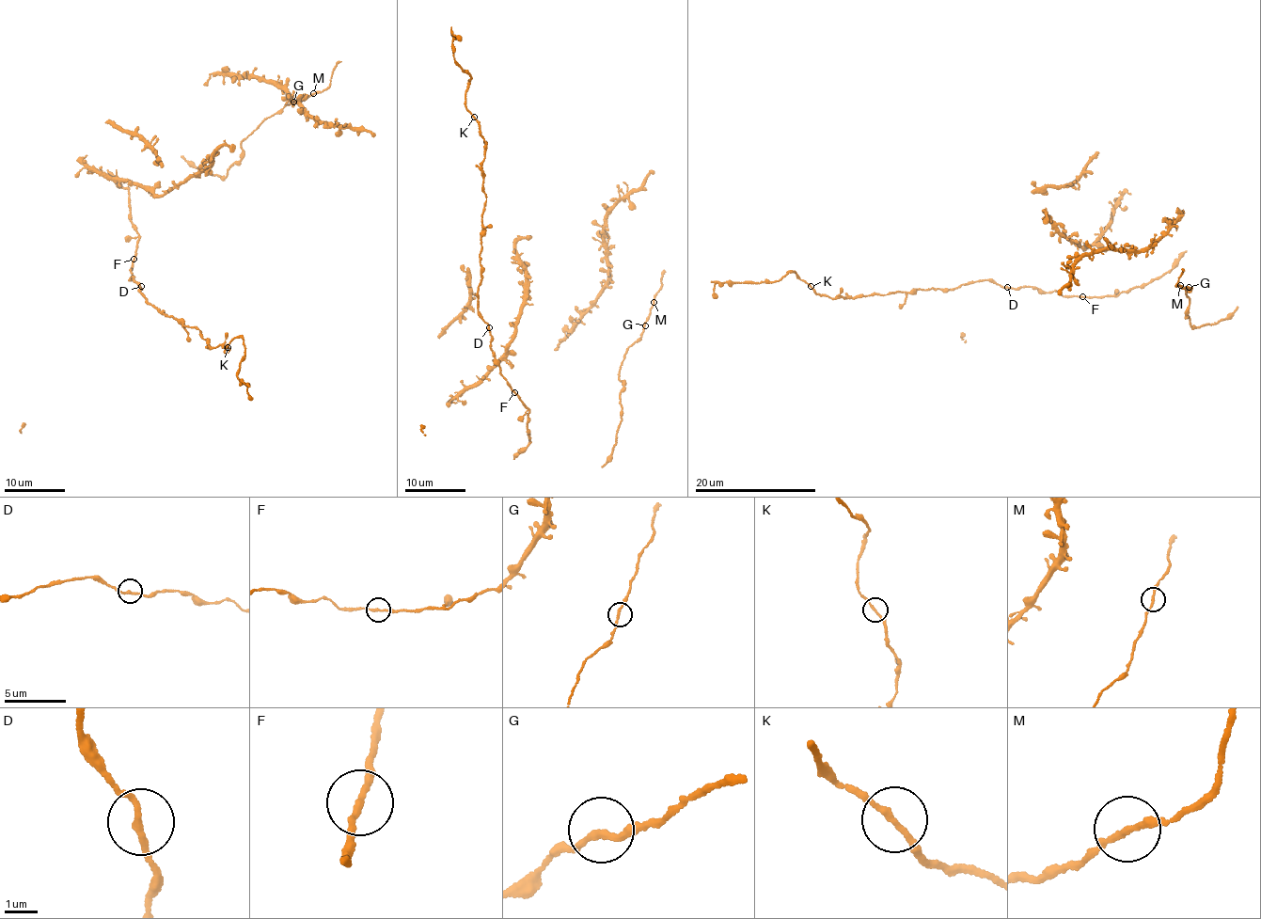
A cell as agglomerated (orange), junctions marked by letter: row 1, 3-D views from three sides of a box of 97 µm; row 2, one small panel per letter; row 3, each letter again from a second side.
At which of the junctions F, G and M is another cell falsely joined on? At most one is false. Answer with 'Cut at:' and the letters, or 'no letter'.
Cut at: no letter

